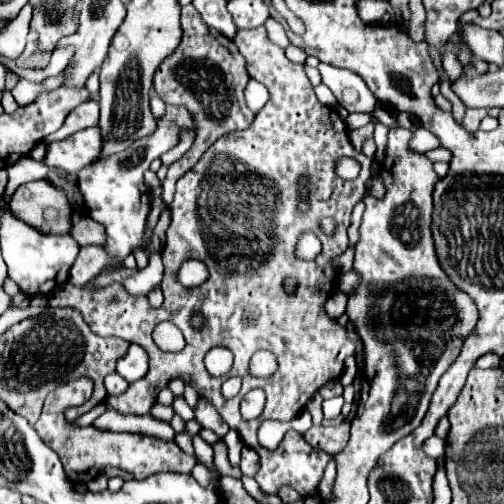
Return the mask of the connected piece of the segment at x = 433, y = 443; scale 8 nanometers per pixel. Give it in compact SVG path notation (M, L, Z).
M431 437L425 441L425 453L435 457L435 459L443 459L445 455L445 441L439 437Z

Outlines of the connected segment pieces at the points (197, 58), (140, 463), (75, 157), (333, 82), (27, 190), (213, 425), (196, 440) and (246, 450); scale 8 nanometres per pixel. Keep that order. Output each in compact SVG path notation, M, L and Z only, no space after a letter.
M193 5L181 7L181 29L181 43L157 67L153 85L157 95L165 103L183 105L189 109L193 119L197 119L197 135L193 147L167 171L167 177L163 181L163 199L167 205L171 205L173 201L177 179L183 177L189 169L193 169L193 165L201 159L207 147L211 147L225 133L247 129L255 119L255 113L247 107L243 95L251 77L247 73L247 63L239 53L237 45L231 39L223 37L217 29L205 25L199 11Z
M81 377L75 381L57 387L55 391L51 391L45 399L43 405L43 413L35 423L35 431L39 433L39 437L43 439L43 443L47 447L51 447L61 463L63 469L67 473L67 477L73 483L87 483L91 481L97 471L101 471L103 467L111 465L111 467L119 467L123 471L133 473L135 479L145 479L153 473L159 471L171 471L171 473L191 473L193 465L197 465L197 461L189 455L185 455L177 443L165 443L161 439L155 437L147 437L147 435L139 435L139 433L113 433L113 431L99 431L93 425L81 427L81 425L73 425L65 419L65 409L69 407L79 407L91 397L93 393L93 381L88 377Z
M89 127L77 131L75 135L47 145L43 163L47 167L57 167L67 173L79 173L85 165L91 165L101 151L99 127Z
M322 62L317 68L322 83L331 89L341 107L345 107L349 113L353 111L373 113L377 99L373 97L373 93L357 73Z
M49 179L19 185L9 203L13 215L41 233L69 235L73 207L67 193L55 187Z
M199 399L199 403L197 403L195 419L197 419L197 423L201 423L205 429L211 429L213 433L217 433L219 439L223 439L223 437L229 433L229 425L219 417L219 413L213 409L213 405L205 403L203 399Z
M198 434L195 435L192 441L197 458L202 458L202 460L206 460L205 465L209 465L209 467L211 467L211 469L215 471L215 467L213 467L212 447L208 445L200 436L198 436Z
M243 447L241 451L241 471L247 477L255 477L255 473L259 471L259 455L251 449L251 447Z

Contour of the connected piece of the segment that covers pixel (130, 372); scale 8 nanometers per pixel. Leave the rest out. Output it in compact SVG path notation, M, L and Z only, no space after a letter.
M135 343L129 347L129 351L125 353L125 357L121 357L117 361L117 373L121 377L125 377L129 383L141 379L147 373L147 367L149 367L147 353L145 353L143 347L139 347Z

